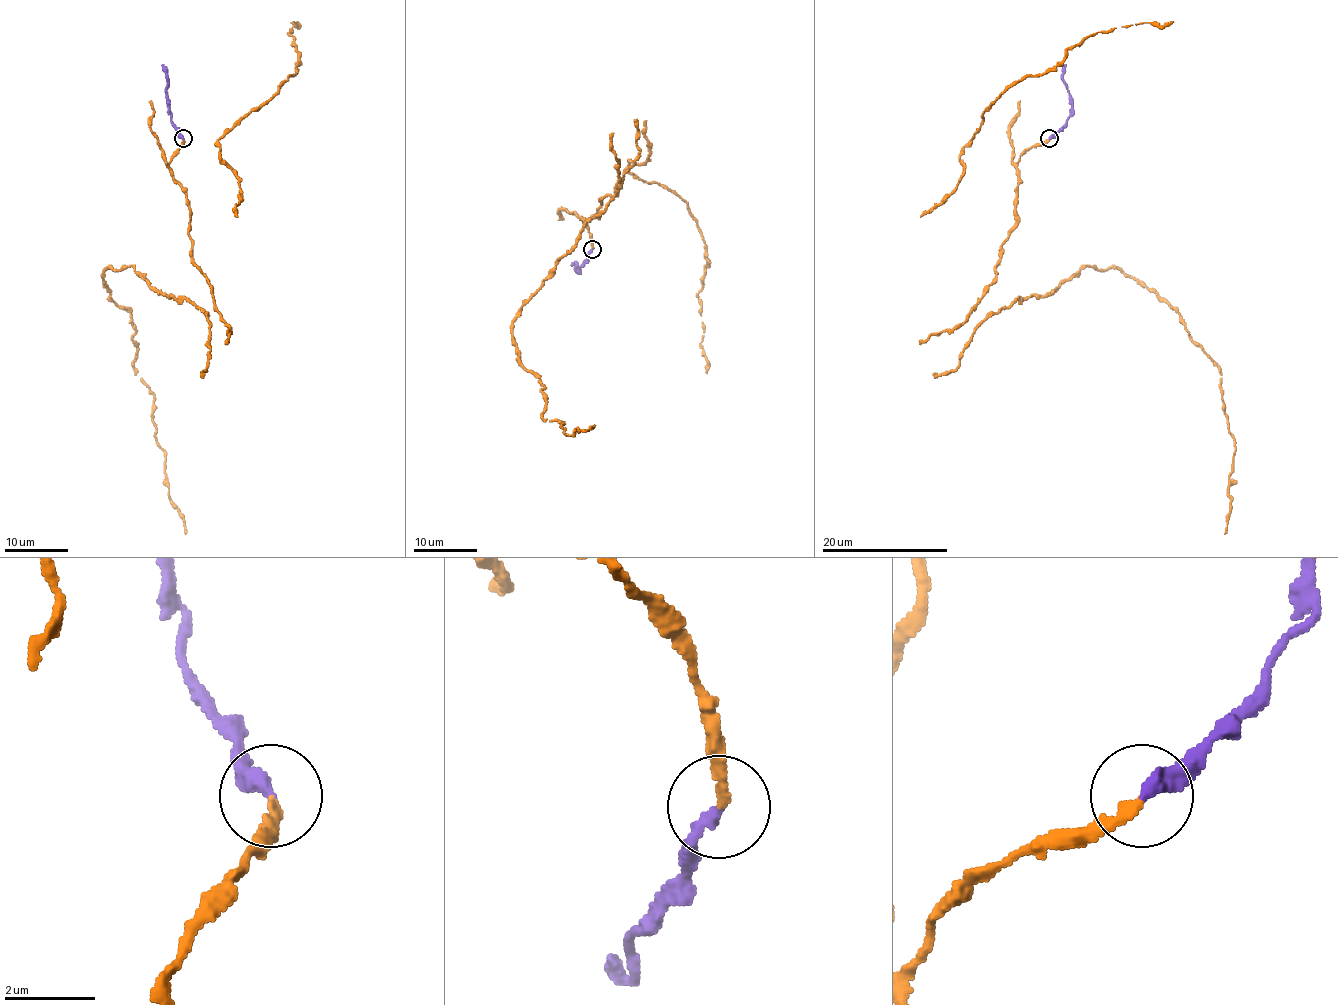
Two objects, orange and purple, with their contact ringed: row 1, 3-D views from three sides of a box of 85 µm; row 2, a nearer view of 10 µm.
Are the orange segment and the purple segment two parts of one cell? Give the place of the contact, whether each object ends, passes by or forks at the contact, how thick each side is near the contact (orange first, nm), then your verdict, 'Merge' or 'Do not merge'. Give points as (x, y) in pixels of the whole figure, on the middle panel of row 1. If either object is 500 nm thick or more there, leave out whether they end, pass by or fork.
Place: (592, 249). At the ring orange ends. At the ring purple ends. Thickness 170 nm (orange) against 300 nm. Merge

